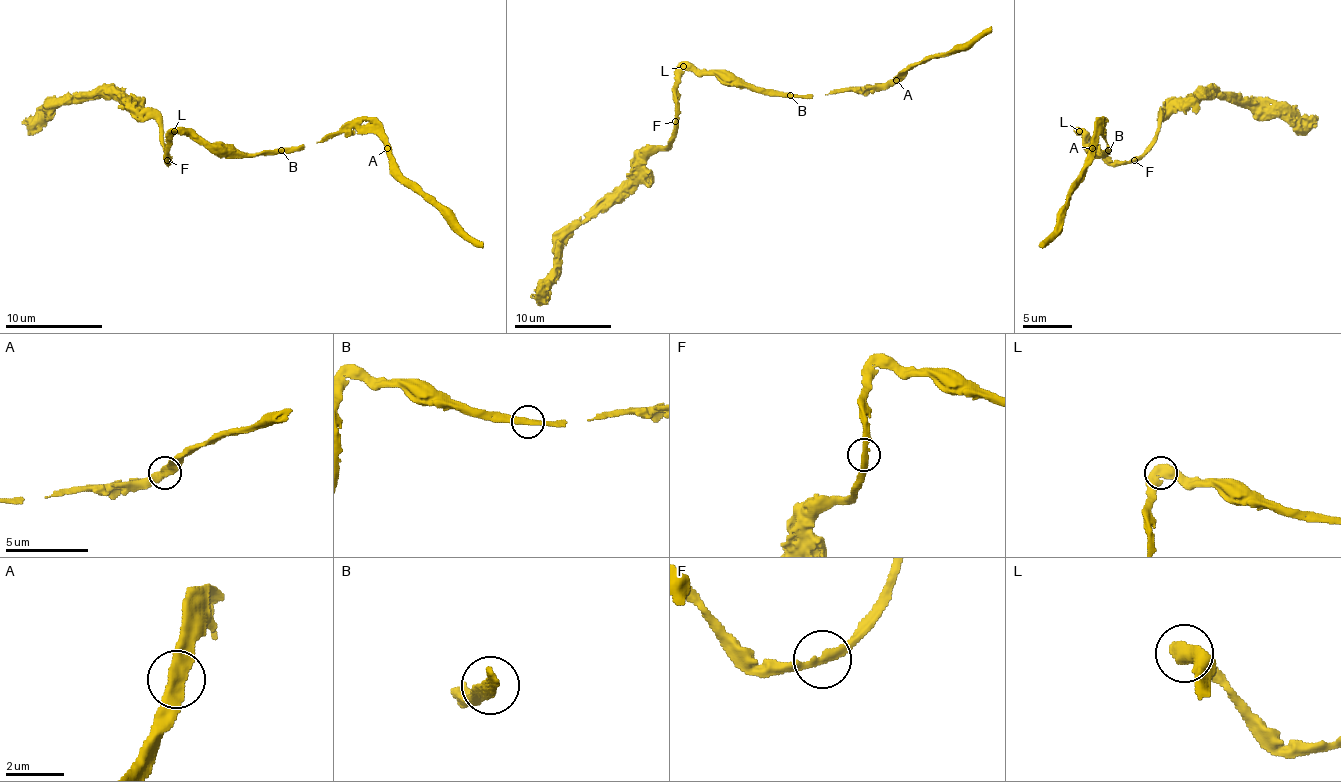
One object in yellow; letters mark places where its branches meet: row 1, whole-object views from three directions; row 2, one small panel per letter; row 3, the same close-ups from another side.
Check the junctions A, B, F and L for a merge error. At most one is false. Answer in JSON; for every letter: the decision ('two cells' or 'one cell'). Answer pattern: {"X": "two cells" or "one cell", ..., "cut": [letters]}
{"A": "one cell", "B": "one cell", "F": "one cell", "L": "one cell", "cut": []}

